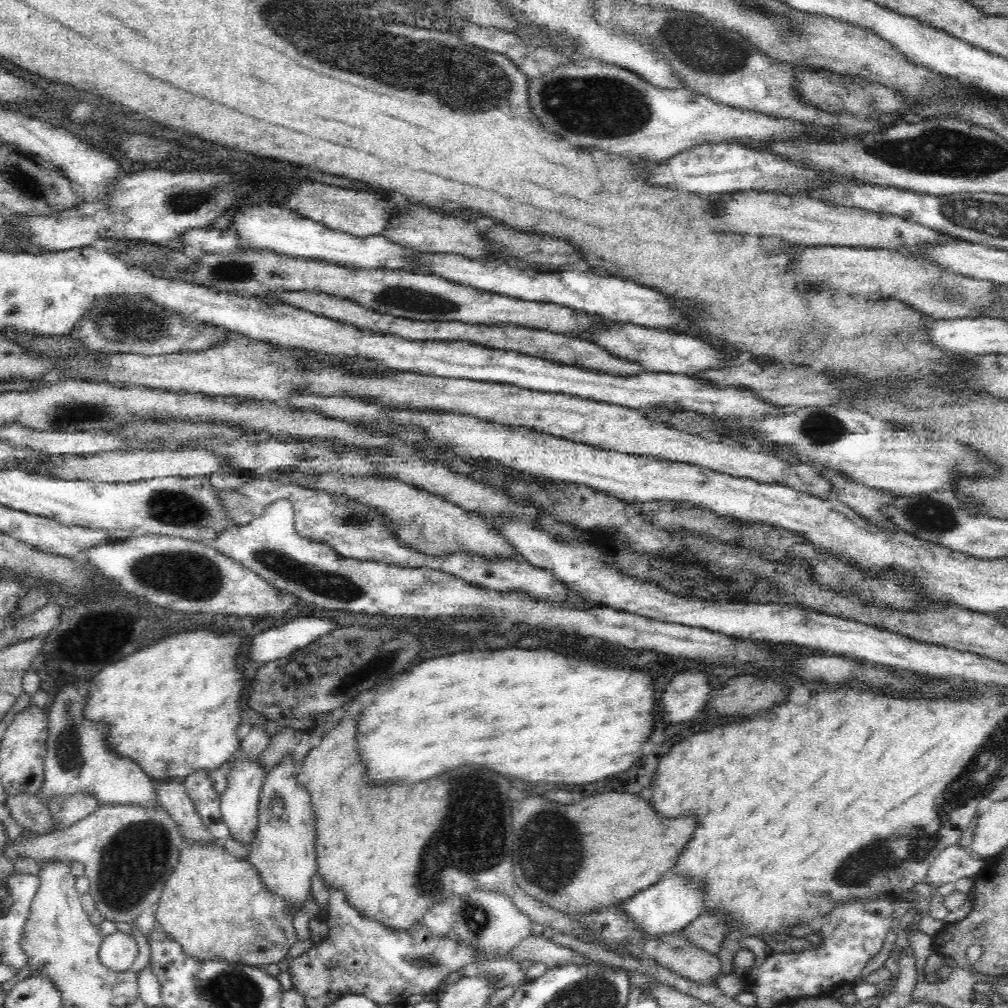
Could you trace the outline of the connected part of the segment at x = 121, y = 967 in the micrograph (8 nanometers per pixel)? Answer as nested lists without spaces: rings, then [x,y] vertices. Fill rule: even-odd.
[[[118,931],[102,939],[99,960],[111,972],[126,973],[130,971],[138,951],[137,941]]]

